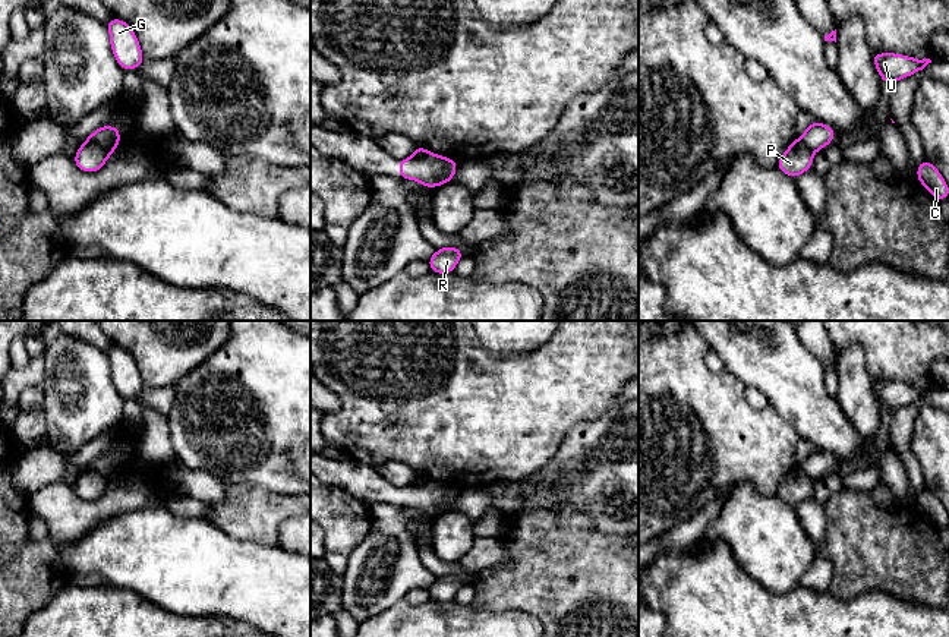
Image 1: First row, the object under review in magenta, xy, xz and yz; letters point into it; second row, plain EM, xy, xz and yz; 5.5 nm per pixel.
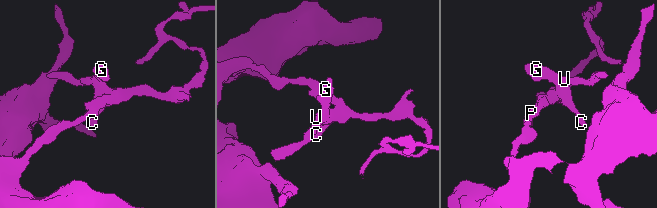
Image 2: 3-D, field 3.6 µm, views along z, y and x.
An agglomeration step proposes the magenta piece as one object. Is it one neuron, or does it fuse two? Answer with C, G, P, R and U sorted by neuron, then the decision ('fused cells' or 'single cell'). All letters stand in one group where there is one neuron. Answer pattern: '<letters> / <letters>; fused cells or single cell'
C G R U / P; fused cells

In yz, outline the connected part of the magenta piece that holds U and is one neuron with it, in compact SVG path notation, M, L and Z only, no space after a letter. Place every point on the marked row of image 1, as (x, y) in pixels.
M873 51L873 63L883 83L893 85L899 79L908 78L923 70L928 63L931 63L931 60L918 60L898 53L882 54L879 51Z

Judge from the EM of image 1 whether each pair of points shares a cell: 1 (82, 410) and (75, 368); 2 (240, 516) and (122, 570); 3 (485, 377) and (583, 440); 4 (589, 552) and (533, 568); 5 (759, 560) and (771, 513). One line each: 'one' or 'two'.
1: one
2: two
3: two
4: one
5: one

